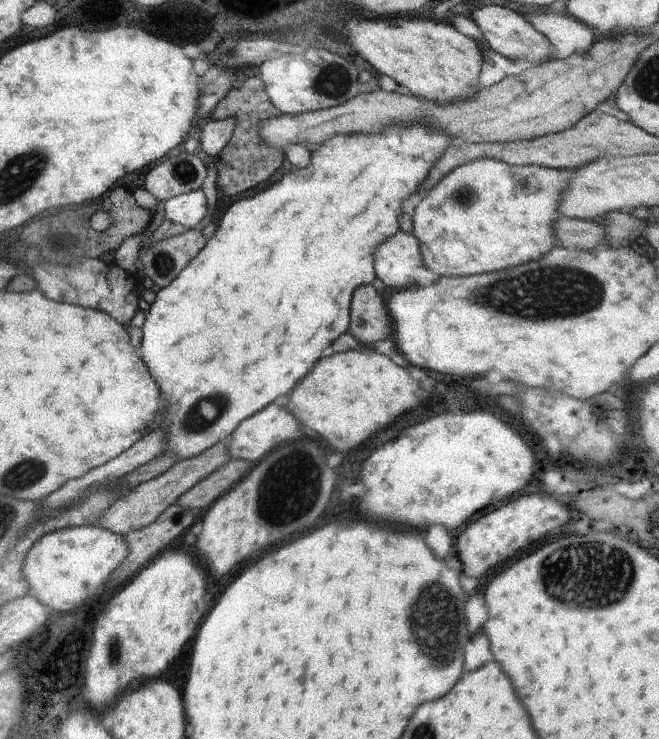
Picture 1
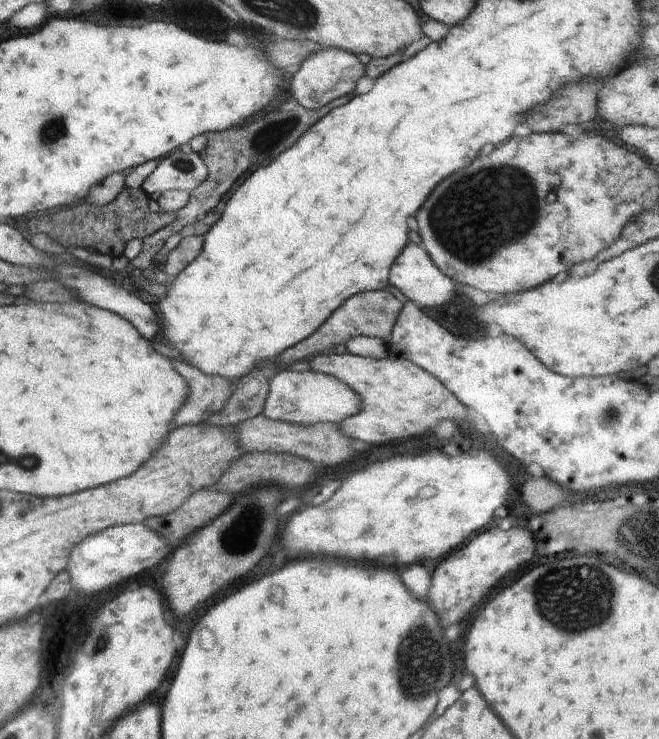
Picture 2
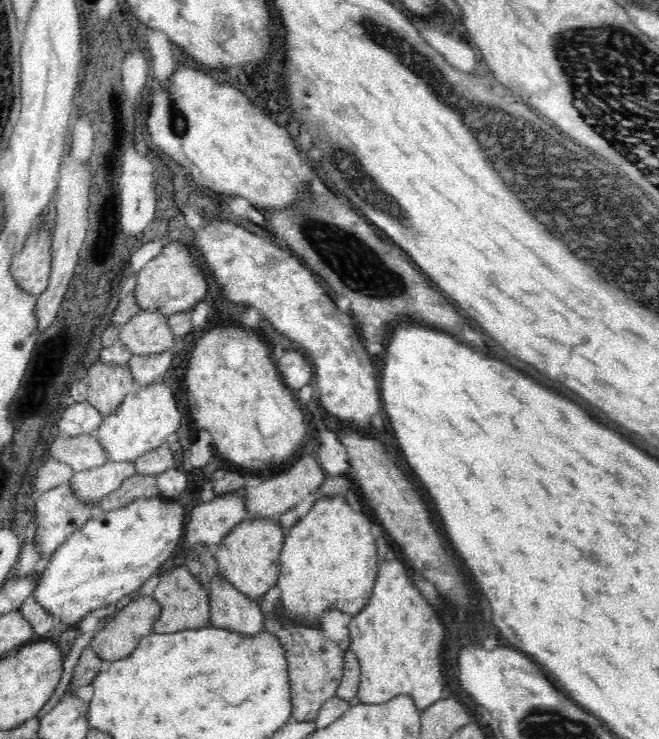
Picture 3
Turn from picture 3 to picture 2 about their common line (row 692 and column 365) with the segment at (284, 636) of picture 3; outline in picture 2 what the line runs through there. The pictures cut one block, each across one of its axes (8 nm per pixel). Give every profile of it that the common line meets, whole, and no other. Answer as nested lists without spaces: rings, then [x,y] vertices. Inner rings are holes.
[[[387,289],[355,294],[347,298],[308,338],[287,348],[274,363],[279,369],[286,369],[294,362],[306,360],[306,357],[312,354],[320,355],[327,348],[340,343],[345,344],[350,337],[360,335],[378,337],[388,342],[402,307],[400,300]]]

